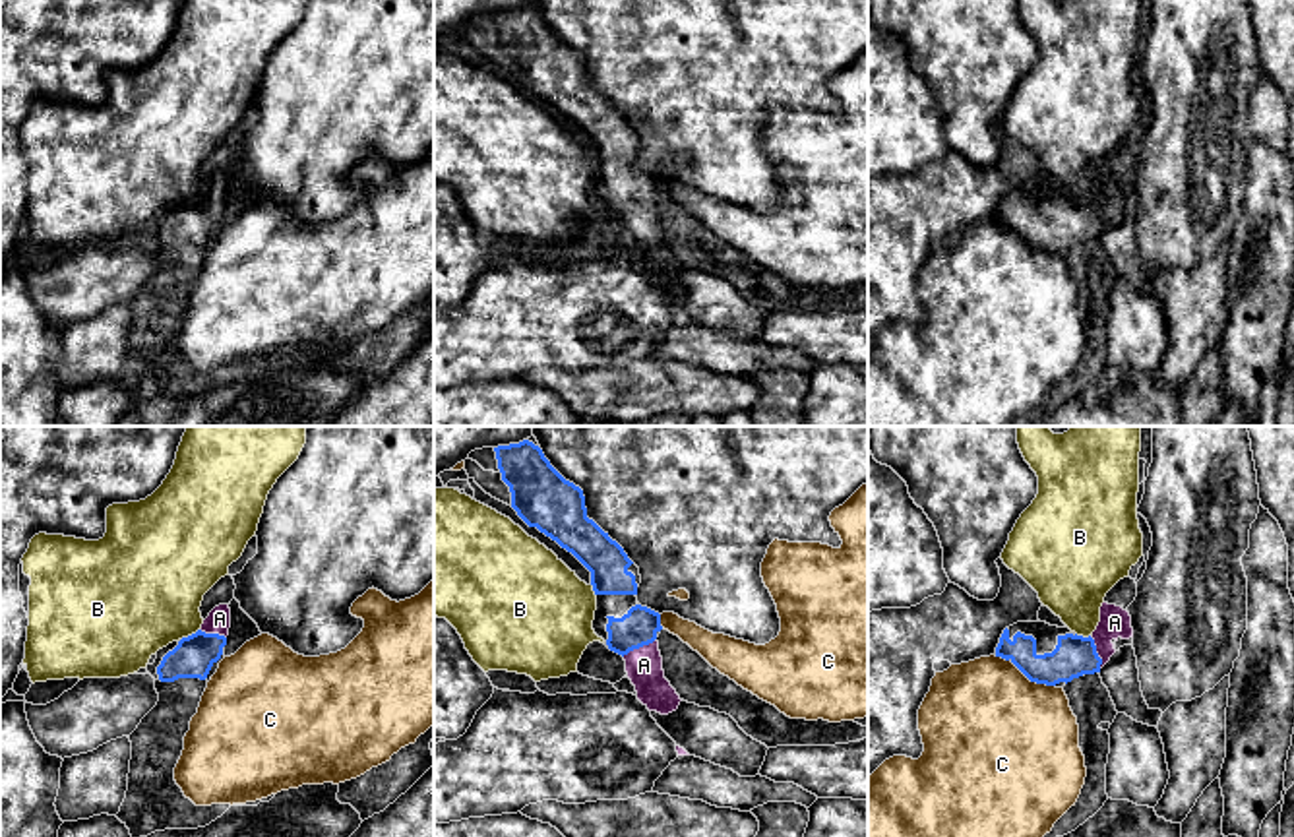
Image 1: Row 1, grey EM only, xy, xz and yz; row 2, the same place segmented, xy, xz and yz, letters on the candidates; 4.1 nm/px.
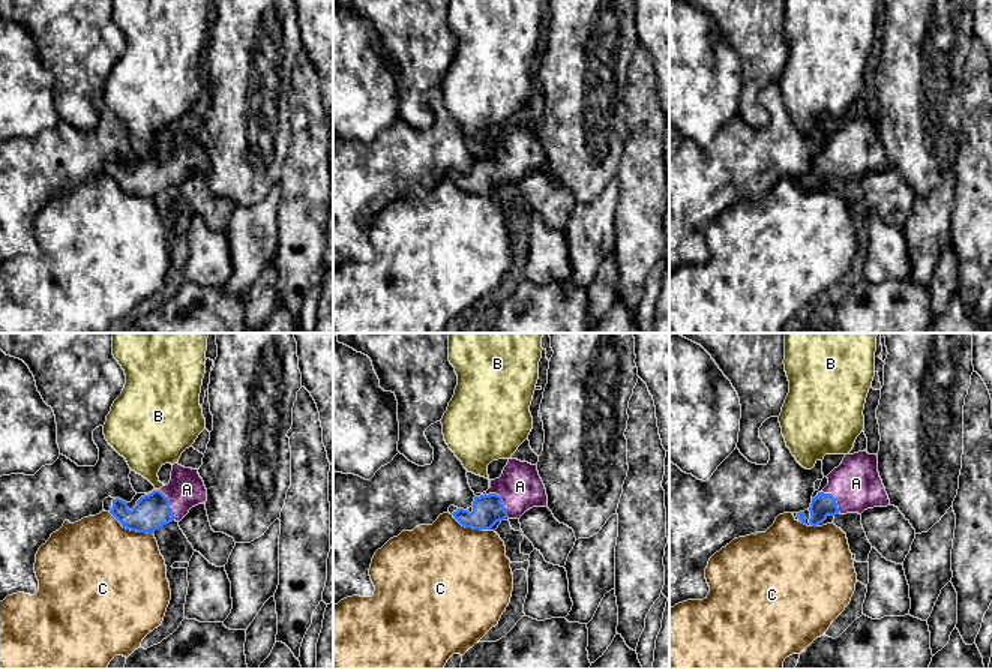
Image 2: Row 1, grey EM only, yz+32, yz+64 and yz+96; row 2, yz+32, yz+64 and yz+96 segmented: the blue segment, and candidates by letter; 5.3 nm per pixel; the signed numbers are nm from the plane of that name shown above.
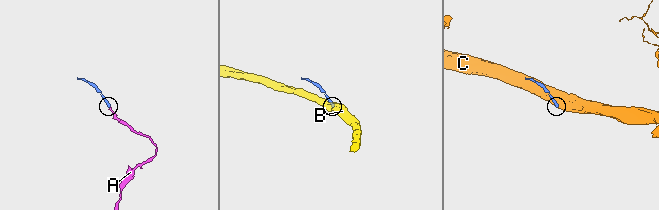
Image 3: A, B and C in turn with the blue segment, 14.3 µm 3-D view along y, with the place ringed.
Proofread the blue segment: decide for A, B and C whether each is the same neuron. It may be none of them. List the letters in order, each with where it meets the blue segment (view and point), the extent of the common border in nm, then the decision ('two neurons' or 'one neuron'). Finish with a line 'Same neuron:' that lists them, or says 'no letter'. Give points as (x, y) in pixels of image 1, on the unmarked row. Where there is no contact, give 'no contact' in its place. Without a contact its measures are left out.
A: xz (638, 214) | 160 nm | one neuron
B: xy (188, 202) | 90 nm | two neurons
C: yz (1025, 241) | 280 nm | two neurons
Same neuron: A

